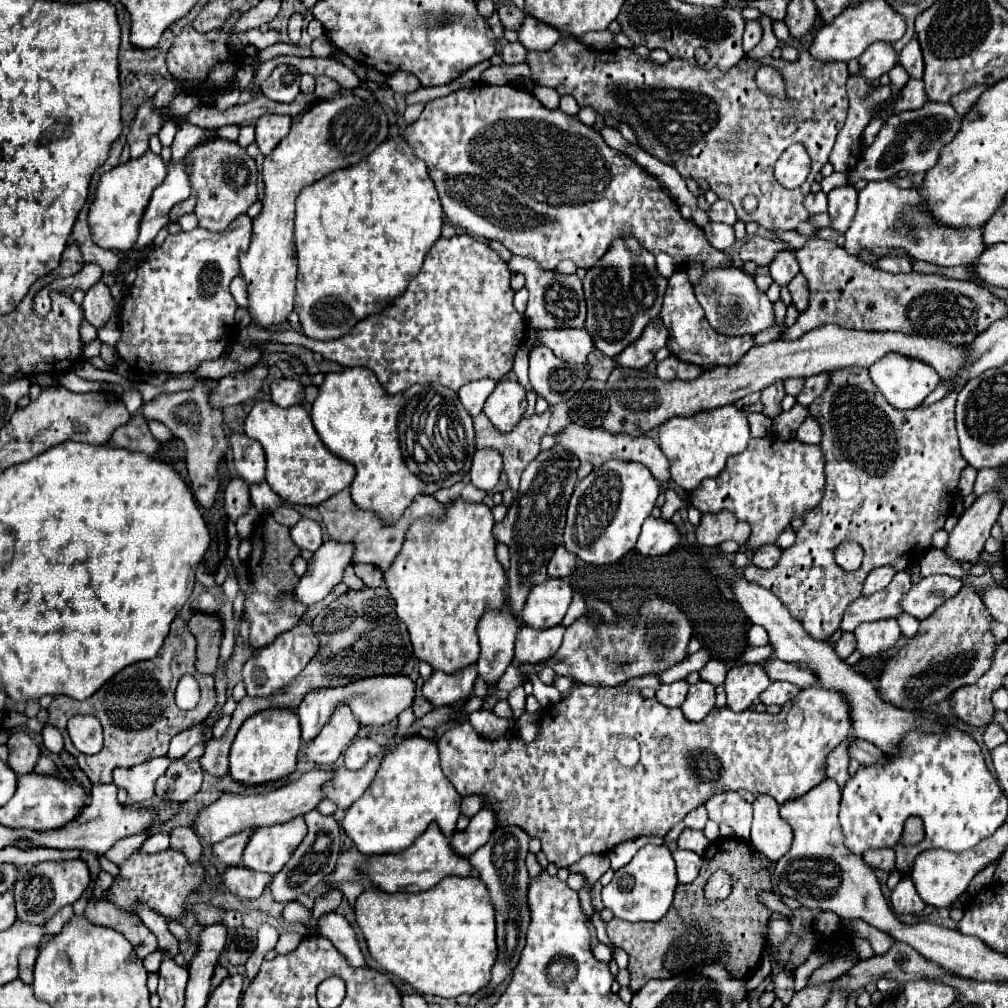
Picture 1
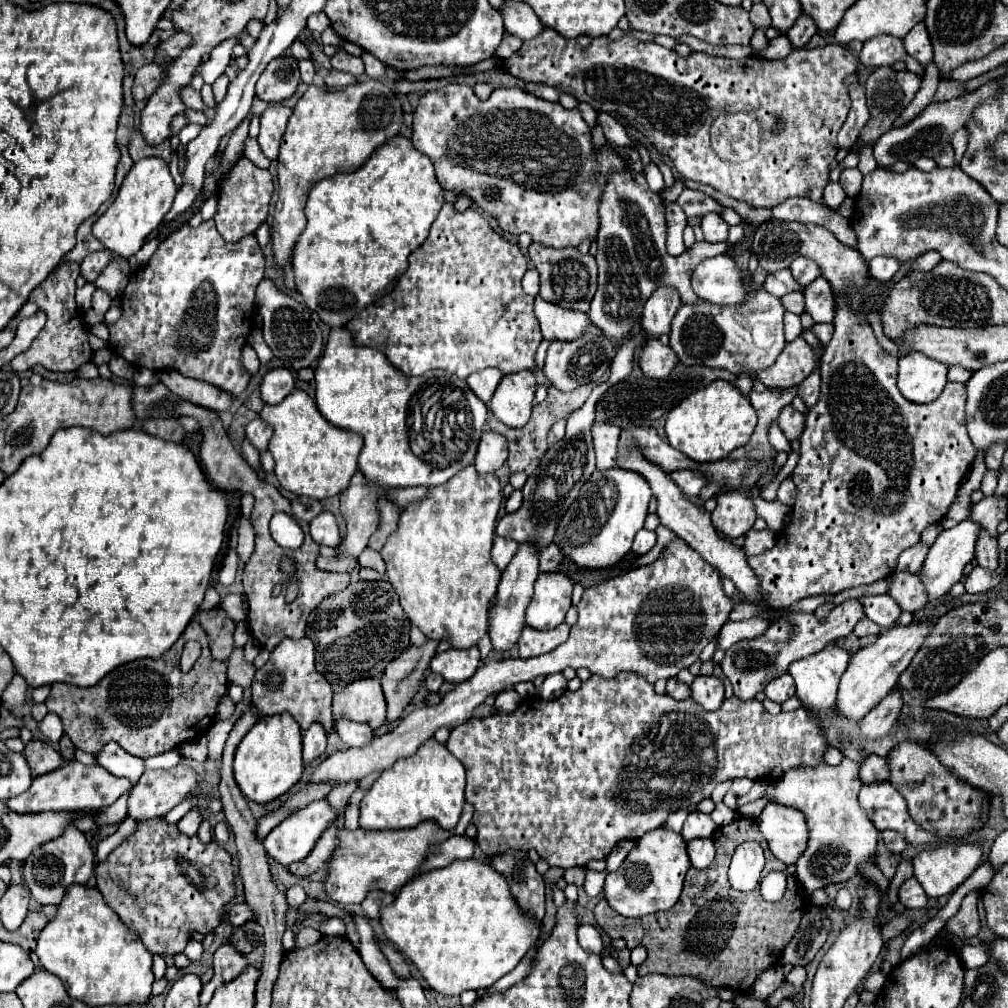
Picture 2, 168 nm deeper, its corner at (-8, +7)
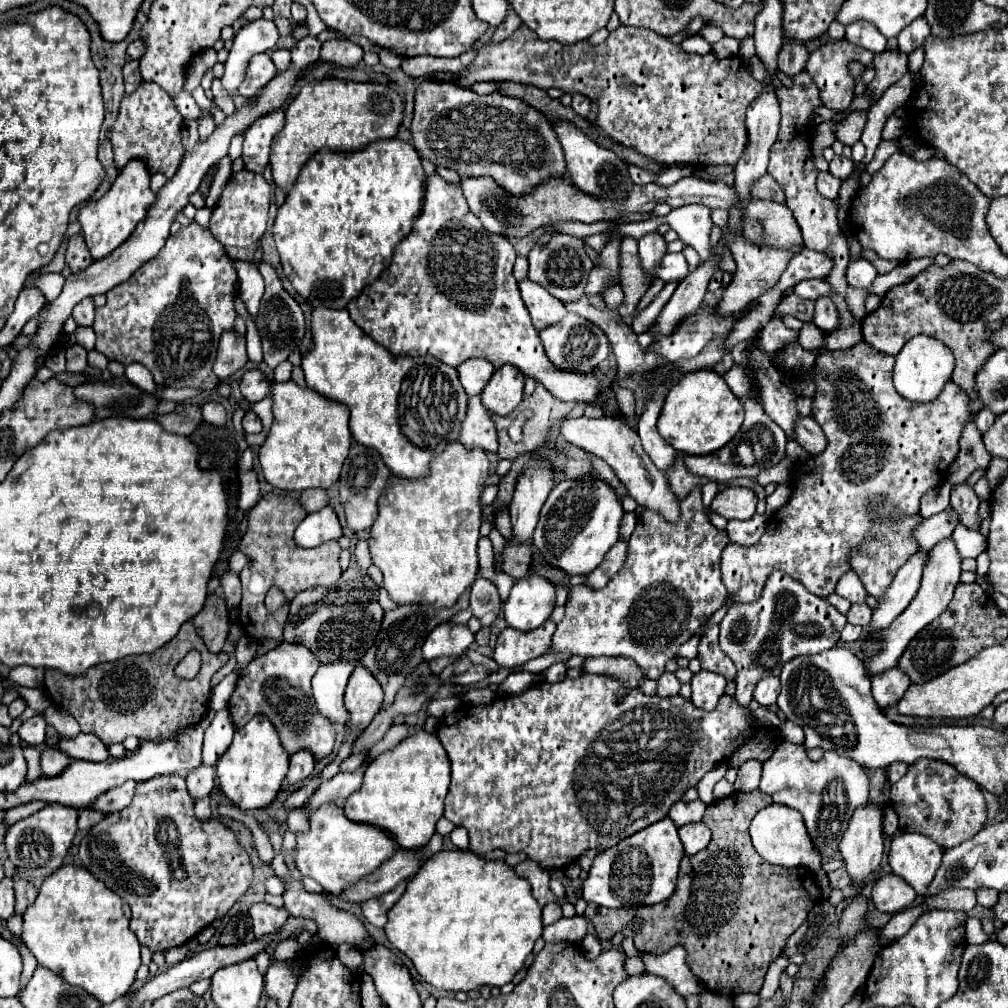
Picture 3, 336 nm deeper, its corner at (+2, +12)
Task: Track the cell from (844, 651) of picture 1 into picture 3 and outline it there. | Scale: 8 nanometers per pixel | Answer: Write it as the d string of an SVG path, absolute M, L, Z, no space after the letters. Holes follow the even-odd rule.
M860 602L860 604L852 604L850 612L848 612L848 622L850 624L858 624L858 626L868 626L870 624L870 618L872 618L872 610L866 602Z

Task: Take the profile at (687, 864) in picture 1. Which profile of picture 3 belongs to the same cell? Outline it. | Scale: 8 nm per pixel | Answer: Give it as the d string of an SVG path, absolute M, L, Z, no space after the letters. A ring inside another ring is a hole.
M692 822L692 824L684 824L682 828L678 828L680 840L684 844L684 850L688 856L704 850L704 846L710 842L712 832L710 828L706 828L706 824L702 822Z

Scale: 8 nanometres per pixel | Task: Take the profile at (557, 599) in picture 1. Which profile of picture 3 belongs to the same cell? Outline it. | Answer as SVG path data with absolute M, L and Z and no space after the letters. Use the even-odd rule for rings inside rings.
M524 576L514 582L504 604L504 618L510 628L534 630L542 626L556 606L556 588L540 576Z

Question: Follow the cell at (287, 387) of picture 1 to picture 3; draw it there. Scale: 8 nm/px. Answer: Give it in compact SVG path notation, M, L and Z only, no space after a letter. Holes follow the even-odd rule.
M254 368L254 370L244 372L244 376L240 380L240 392L252 404L258 402L258 400L262 400L268 394L268 380L262 374L262 370Z

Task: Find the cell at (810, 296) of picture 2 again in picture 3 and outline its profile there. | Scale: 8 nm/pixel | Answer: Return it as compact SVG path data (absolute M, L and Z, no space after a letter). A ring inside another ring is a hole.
M822 298L816 300L816 308L814 308L814 324L822 330L822 332L834 332L840 328L840 312L834 306L834 302L830 298Z

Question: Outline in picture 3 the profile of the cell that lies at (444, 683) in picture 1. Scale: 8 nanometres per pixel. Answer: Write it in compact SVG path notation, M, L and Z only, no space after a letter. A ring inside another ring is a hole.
M444 622L428 634L422 646L422 654L426 660L434 660L440 656L456 656L464 654L472 642L474 634L468 630L466 624Z

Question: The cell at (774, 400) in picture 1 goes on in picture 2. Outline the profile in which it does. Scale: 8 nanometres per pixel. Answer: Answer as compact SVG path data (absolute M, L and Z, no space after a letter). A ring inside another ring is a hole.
M792 405L782 407L780 415L778 415L778 425L784 431L784 435L788 437L788 441L794 441L802 435L804 431L804 415L800 411L796 411Z

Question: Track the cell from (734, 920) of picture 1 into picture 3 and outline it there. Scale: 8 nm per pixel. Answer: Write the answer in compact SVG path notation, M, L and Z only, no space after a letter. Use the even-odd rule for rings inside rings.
M758 788L752 792L734 792L728 798L710 802L706 806L702 822L712 830L712 840L702 852L682 858L678 886L672 898L654 906L642 906L634 910L612 910L590 902L584 916L594 924L596 936L600 940L610 940L616 932L622 932L626 924L630 924L632 920L640 920L642 928L634 934L638 950L660 956L674 946L684 946L688 968L706 990L724 994L728 998L736 998L744 992L760 992L768 966L782 954L788 936L796 932L796 928L800 928L800 924L808 918L808 912L822 896L812 870L772 866L754 850L748 828L752 818L768 804L772 804L772 798L768 794L762 796Z

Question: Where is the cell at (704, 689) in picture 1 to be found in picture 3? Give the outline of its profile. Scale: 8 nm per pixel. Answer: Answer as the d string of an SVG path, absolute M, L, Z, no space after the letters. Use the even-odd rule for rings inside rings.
M700 670L692 678L692 704L696 708L712 710L712 708L716 708L720 696L724 694L724 688L726 688L724 676Z

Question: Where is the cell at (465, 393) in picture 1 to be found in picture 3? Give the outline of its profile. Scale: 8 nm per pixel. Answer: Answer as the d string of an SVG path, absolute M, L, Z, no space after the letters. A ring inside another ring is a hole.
M470 358L462 362L458 368L460 382L468 396L476 396L482 392L482 388L488 384L490 376L494 374L494 364L490 364L484 358Z

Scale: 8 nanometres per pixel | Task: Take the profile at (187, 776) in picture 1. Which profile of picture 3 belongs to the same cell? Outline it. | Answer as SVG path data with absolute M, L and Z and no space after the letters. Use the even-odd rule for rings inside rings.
M124 782L122 786L116 786L116 788L110 788L108 792L104 792L102 796L98 796L90 808L92 810L98 810L102 814L110 814L110 812L118 812L122 808L126 808L132 800L132 792L134 792L134 786L136 782Z

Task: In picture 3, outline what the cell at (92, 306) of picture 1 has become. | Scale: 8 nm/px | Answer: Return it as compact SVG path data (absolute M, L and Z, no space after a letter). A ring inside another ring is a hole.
M92 298L82 300L82 302L72 310L72 318L76 320L78 326L92 326L92 324L94 324L94 304L92 304Z

